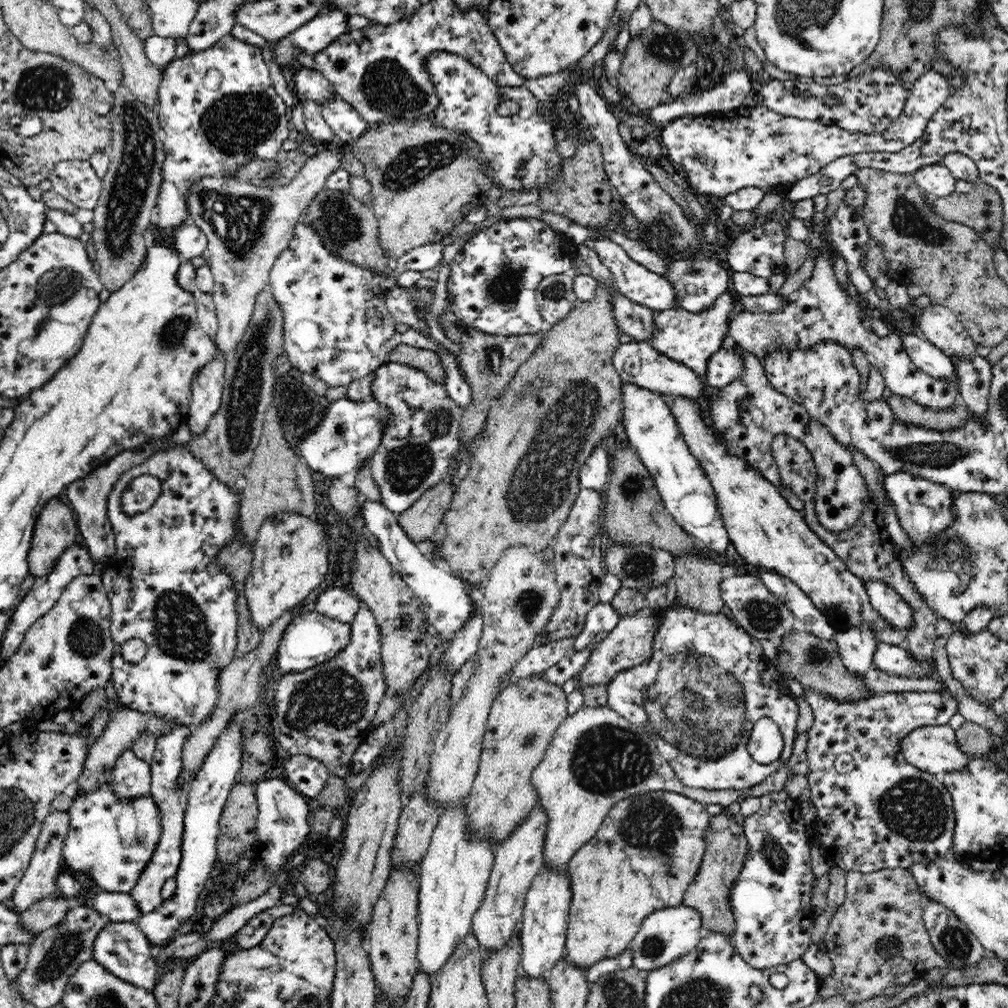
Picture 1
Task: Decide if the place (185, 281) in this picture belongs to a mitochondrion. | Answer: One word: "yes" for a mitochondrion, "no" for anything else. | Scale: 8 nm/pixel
no

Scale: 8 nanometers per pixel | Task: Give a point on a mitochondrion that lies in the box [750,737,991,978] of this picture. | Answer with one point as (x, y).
(914, 809)

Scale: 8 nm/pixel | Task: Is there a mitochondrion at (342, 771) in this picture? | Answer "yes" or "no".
no

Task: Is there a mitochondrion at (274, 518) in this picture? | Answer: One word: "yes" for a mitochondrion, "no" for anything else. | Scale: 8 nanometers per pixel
no

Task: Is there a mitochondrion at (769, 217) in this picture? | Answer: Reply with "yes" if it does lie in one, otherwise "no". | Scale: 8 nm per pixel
no

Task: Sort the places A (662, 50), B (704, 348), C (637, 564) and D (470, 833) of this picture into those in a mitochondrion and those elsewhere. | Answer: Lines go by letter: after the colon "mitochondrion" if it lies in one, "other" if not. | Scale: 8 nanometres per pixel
A: mitochondrion
B: other
C: mitochondrion
D: other

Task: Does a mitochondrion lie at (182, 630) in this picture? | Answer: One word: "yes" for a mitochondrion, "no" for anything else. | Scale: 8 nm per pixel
yes

